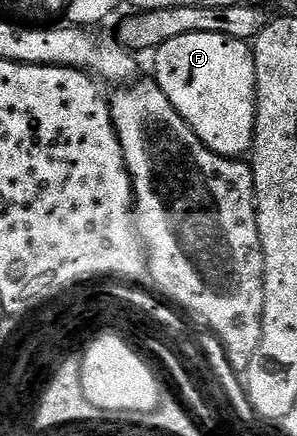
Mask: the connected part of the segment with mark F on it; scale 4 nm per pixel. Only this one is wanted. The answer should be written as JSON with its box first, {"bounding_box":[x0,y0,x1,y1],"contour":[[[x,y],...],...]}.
{"bounding_box":[154,32,255,159],"contour":[[[193,32],[177,36],[154,51],[155,74],[161,92],[169,96],[173,108],[193,128],[193,132],[214,154],[238,159],[251,149],[255,135],[255,56],[246,41],[213,32]]]}

